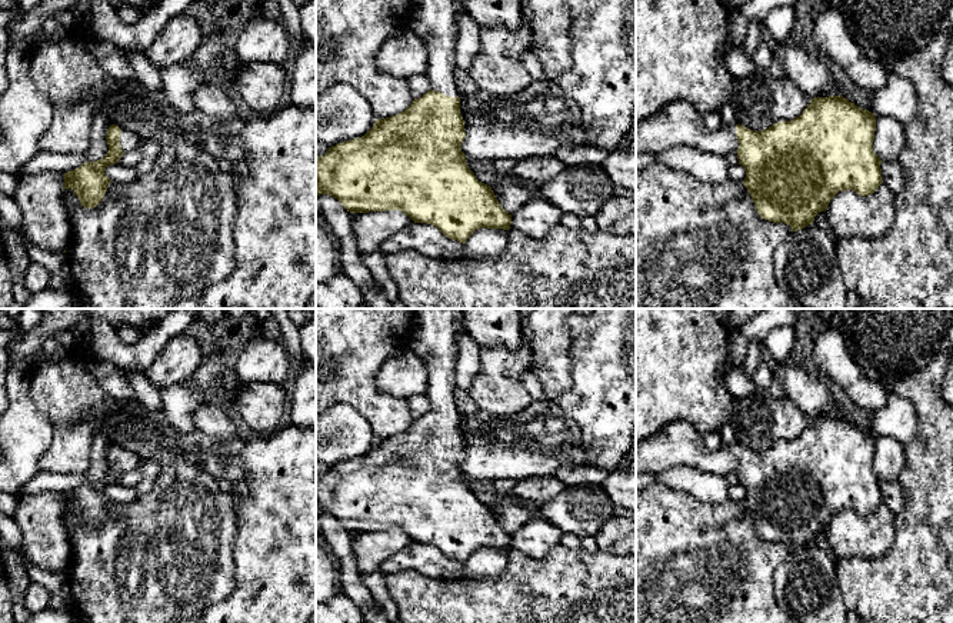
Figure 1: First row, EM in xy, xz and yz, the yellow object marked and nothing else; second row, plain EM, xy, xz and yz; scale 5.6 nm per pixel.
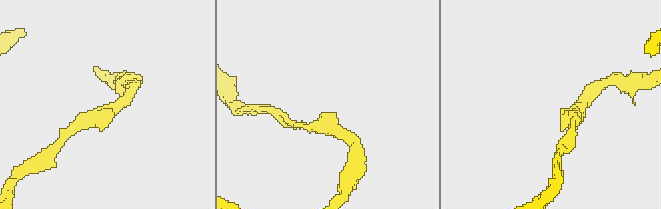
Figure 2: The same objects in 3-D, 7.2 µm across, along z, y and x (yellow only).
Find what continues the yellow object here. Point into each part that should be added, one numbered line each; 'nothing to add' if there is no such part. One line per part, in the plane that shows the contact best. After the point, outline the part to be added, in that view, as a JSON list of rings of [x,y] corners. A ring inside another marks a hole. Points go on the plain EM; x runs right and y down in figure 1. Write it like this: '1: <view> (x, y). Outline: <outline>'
1: xz (436, 340). Outline: [[[417,309],[417,330],[411,349],[429,372],[426,392],[430,409],[460,416],[454,392],[459,336],[466,330],[461,309]]]

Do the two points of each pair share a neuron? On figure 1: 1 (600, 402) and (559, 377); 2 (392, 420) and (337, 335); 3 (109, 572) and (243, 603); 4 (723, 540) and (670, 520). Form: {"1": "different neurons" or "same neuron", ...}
{"1": "different neurons", "2": "same neuron", "3": "different neurons", "4": "same neuron"}

